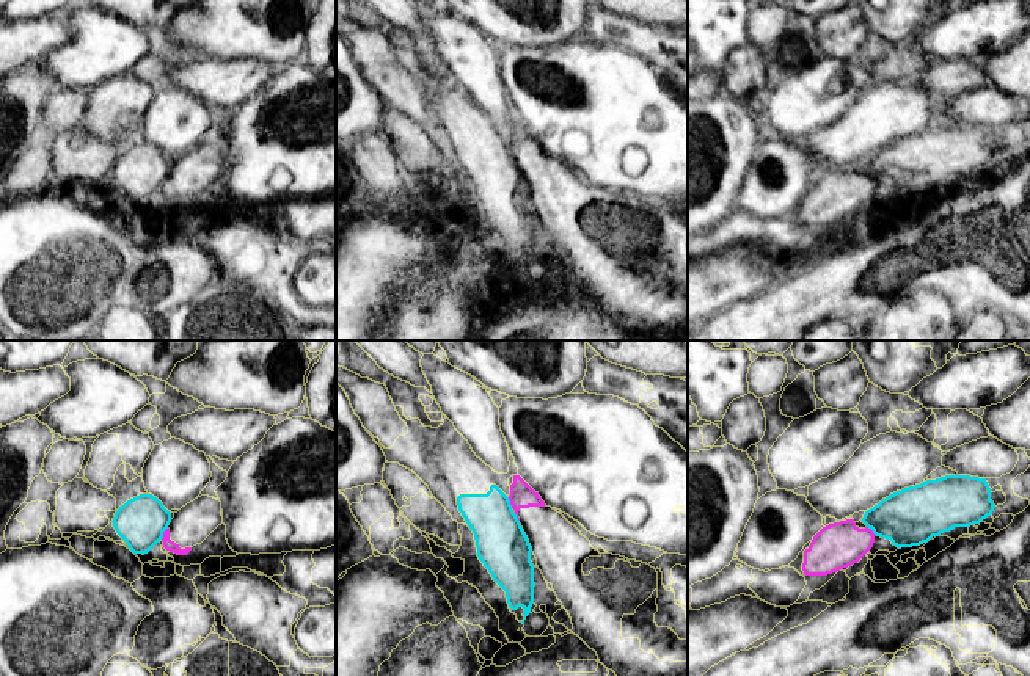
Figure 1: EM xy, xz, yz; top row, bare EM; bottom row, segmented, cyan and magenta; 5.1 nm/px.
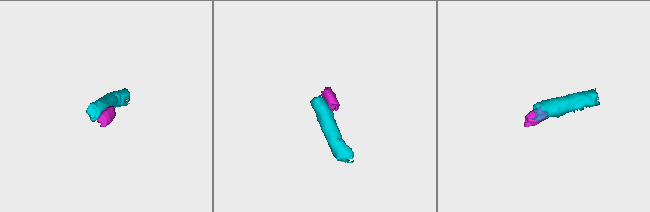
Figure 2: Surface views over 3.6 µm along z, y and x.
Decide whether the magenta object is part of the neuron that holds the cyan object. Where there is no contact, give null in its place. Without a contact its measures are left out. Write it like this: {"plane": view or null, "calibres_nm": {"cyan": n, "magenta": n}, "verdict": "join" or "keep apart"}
{"plane": "xy", "calibres_nm": {"cyan": 260, "magenta": 60}, "verdict": "keep apart"}

